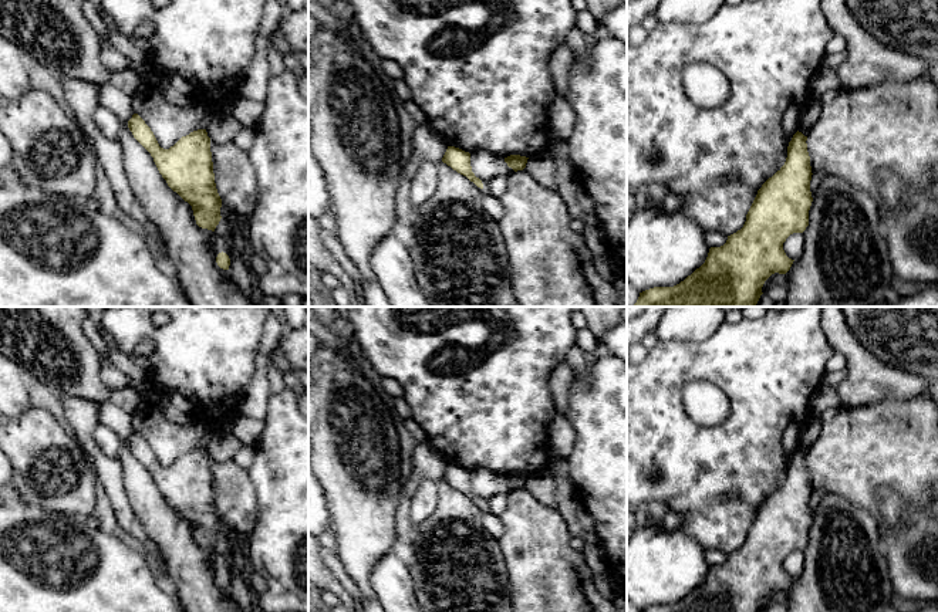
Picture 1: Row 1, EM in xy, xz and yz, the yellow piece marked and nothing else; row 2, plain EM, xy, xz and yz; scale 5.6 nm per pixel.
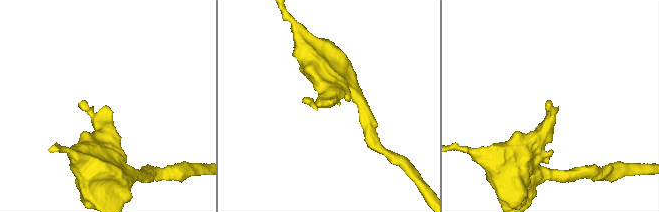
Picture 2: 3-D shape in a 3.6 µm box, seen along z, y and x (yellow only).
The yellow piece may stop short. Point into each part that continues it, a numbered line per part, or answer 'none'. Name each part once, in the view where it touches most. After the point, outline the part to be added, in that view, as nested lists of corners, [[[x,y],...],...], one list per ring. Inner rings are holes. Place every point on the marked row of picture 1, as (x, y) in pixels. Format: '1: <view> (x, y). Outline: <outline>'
none

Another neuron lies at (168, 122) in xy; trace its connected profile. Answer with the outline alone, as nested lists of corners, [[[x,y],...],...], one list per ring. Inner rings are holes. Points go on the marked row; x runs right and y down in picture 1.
[[[158,88],[141,91],[134,97],[135,114],[138,114],[153,132],[163,149],[173,146],[182,136],[198,129],[206,129],[213,111],[200,97],[195,97],[188,105],[171,104]]]

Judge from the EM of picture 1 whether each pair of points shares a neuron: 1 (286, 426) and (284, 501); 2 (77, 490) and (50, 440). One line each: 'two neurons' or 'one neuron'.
1: one neuron
2: one neuron

